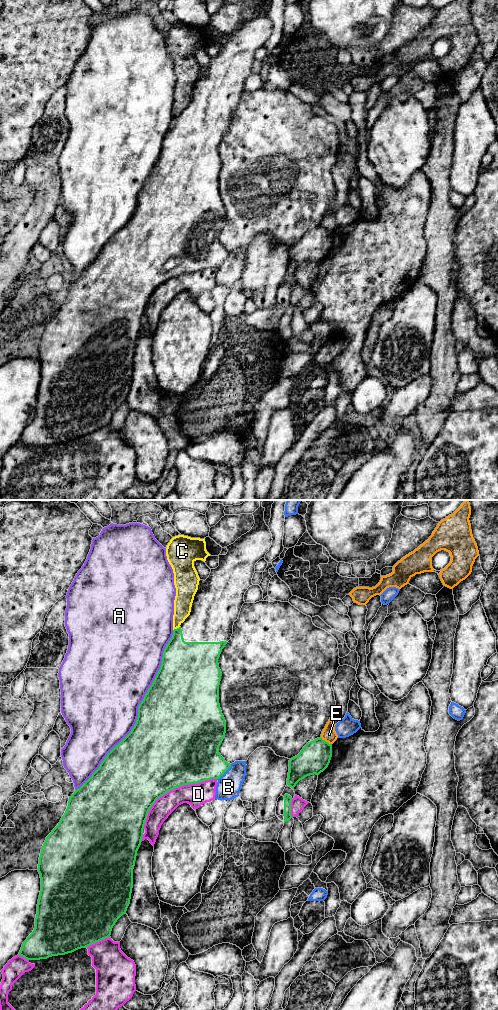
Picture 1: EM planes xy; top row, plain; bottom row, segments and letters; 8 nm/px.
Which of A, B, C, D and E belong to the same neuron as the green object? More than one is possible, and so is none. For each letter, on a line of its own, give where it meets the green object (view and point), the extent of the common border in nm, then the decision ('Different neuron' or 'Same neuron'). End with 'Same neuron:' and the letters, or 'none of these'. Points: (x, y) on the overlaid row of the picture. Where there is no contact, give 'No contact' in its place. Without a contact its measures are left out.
A: Touches green at xy (138, 711). Shared border 1500 nm. Different neuron
B: Touches green at xy (224, 772). Shared border 170 nm. Different neuron
C: Touches green at xy (177, 628). Shared border 70 nm. Different neuron
D: Touches green at xy (172, 789). Shared border 700 nm. Different neuron
E: Touches green at xy (325, 741). Shared border 110 nm. Different neuron
Same neuron: none of these

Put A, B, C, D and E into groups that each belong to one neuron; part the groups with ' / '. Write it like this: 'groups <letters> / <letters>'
groups A / B / C / D / E

